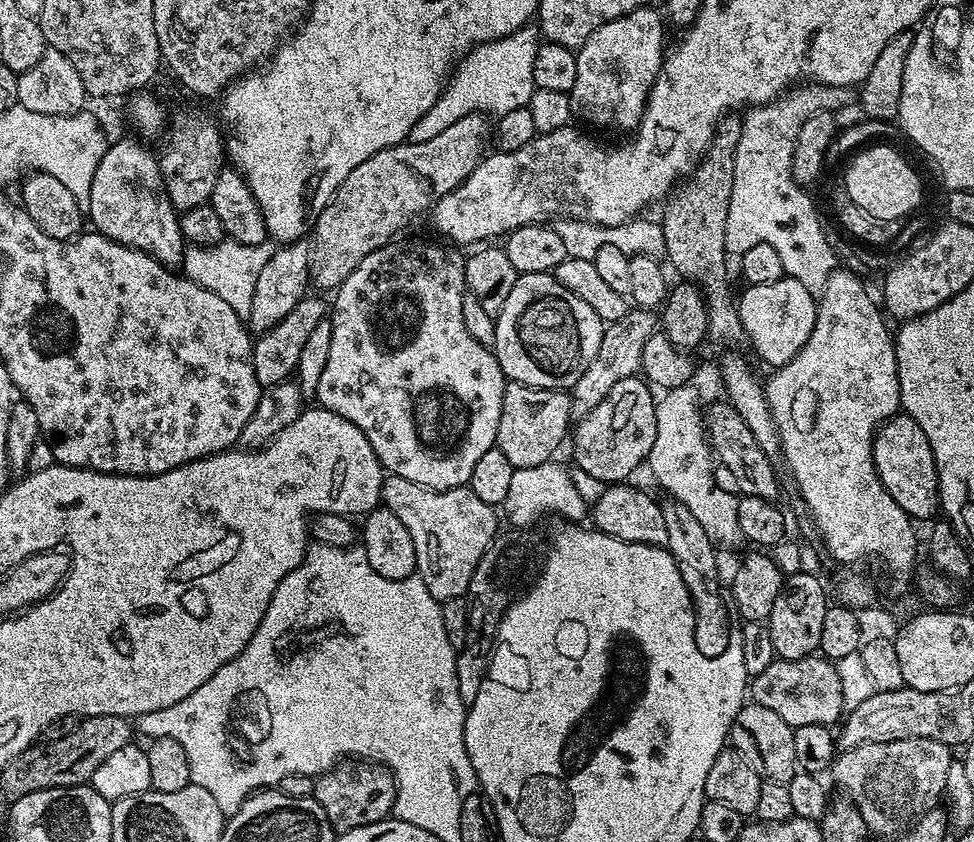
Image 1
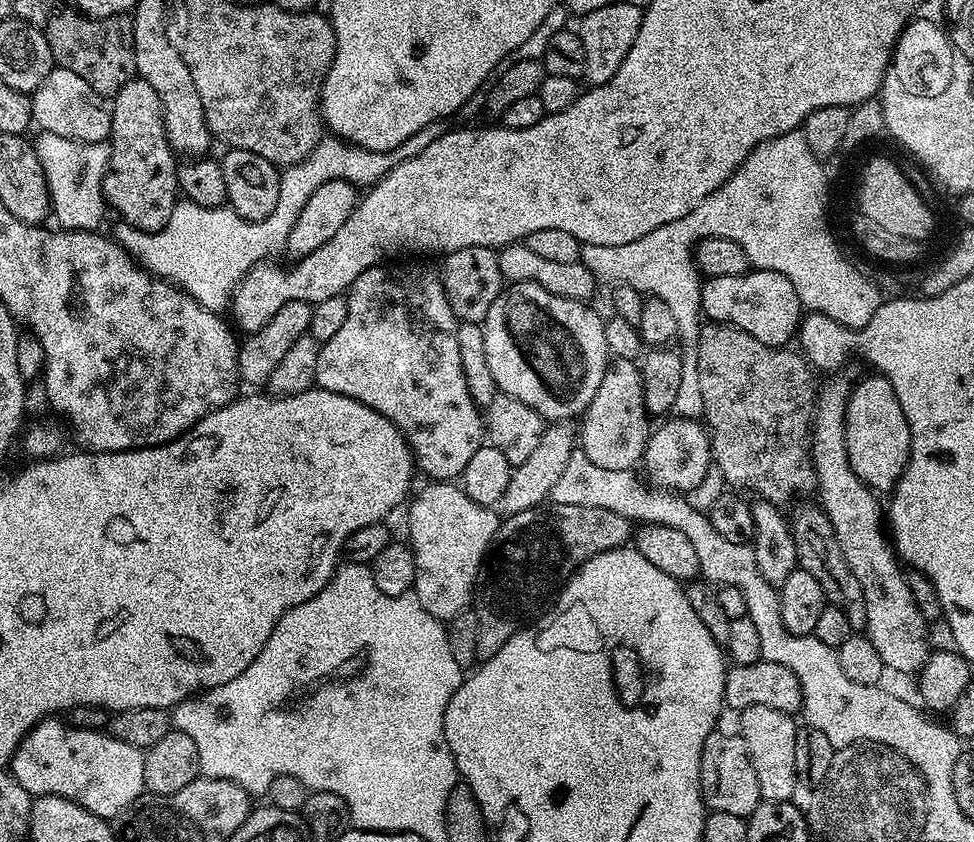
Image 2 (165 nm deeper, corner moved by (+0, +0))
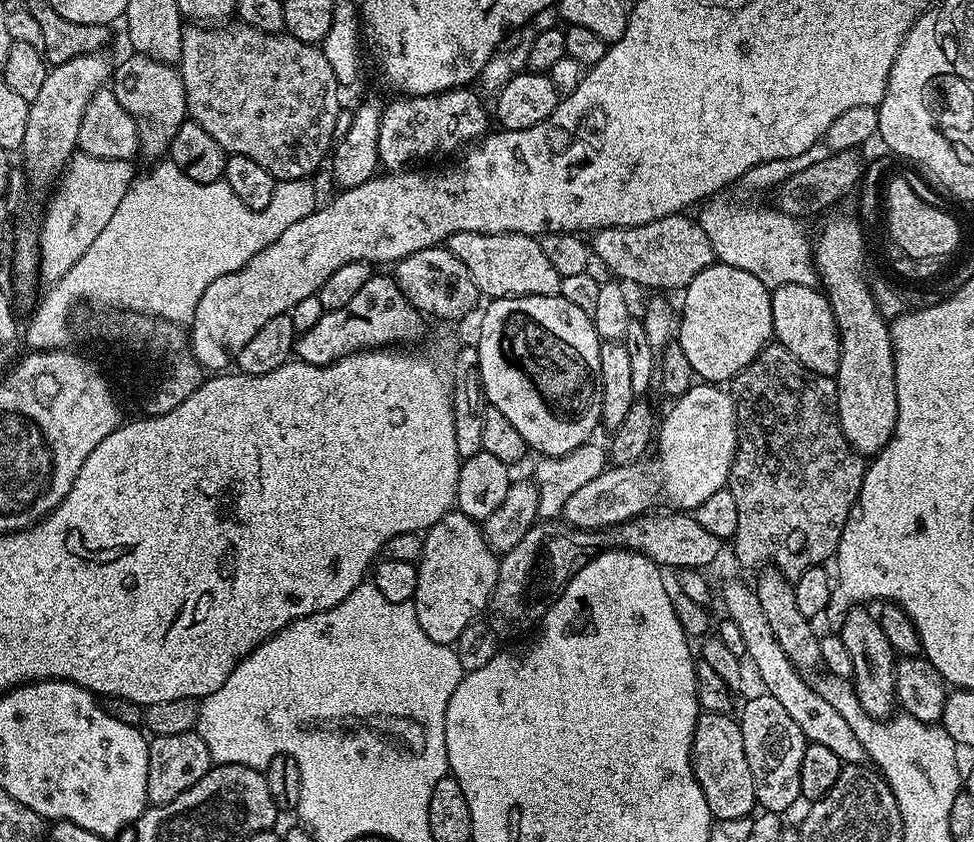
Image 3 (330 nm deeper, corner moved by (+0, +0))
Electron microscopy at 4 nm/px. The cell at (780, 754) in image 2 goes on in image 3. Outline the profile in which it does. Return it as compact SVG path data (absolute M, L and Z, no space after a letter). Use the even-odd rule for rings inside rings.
M759 694L744 704L738 713L742 730L742 746L746 746L746 762L750 762L750 774L754 774L756 803L765 812L784 814L795 800L801 799L800 775L805 739L802 730L786 714L778 698Z

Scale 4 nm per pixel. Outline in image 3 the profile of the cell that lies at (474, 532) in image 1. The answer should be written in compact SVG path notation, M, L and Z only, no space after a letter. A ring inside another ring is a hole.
M459 510L447 512L433 528L423 533L422 539L424 545L416 569L418 586L414 597L418 626L422 626L422 630L426 630L426 635L434 638L434 642L455 645L458 634L462 634L466 626L485 615L492 599L492 591L498 582L500 561L497 553L488 549L483 527Z

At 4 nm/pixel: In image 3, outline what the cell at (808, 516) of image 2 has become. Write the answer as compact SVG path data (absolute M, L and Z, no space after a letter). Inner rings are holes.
M852 606L844 625L838 628L842 642L846 642L846 650L852 663L851 683L856 690L856 697L866 710L866 714L877 718L893 715L896 702L896 662L897 655L893 652L890 642L886 642L886 634L882 634L882 626L875 615L872 616L864 606Z

